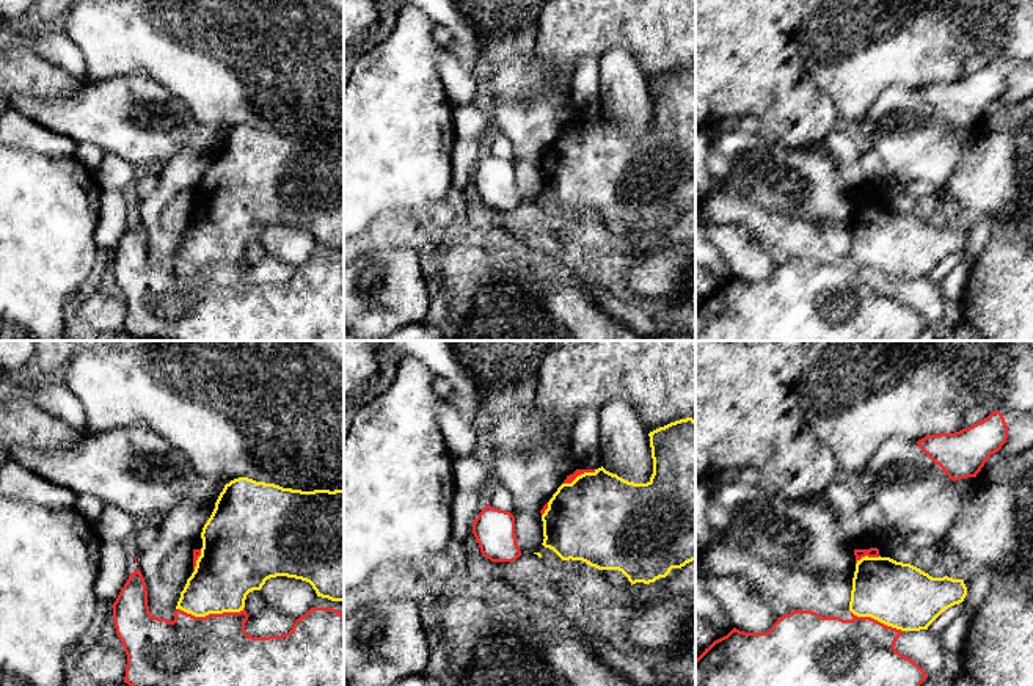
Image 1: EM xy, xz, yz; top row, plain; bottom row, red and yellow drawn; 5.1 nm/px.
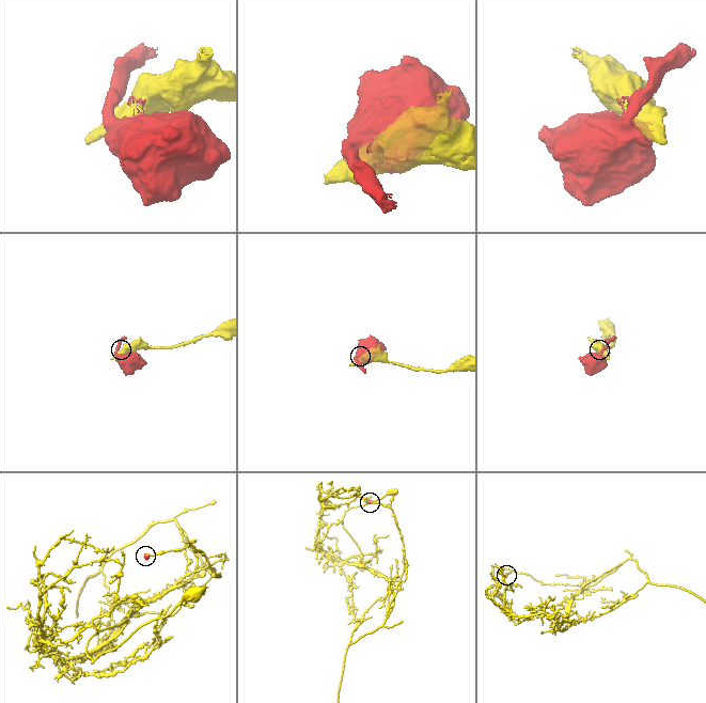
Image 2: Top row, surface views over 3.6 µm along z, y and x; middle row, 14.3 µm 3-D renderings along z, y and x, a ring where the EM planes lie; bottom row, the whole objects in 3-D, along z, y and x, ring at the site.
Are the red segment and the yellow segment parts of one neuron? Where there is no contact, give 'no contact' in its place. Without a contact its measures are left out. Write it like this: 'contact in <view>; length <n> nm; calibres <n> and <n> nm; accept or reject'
contact in xy; length 360 nm; calibres 480 and 320 nm; reject

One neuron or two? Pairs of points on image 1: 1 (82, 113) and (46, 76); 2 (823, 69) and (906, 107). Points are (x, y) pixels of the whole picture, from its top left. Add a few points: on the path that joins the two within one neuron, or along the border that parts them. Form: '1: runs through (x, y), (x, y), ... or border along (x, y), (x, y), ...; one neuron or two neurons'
1: border along (82, 82), (66, 96), (27, 96); two neurons
2: border along (916, 88), (889, 85), (870, 109), (854, 121); two neurons

